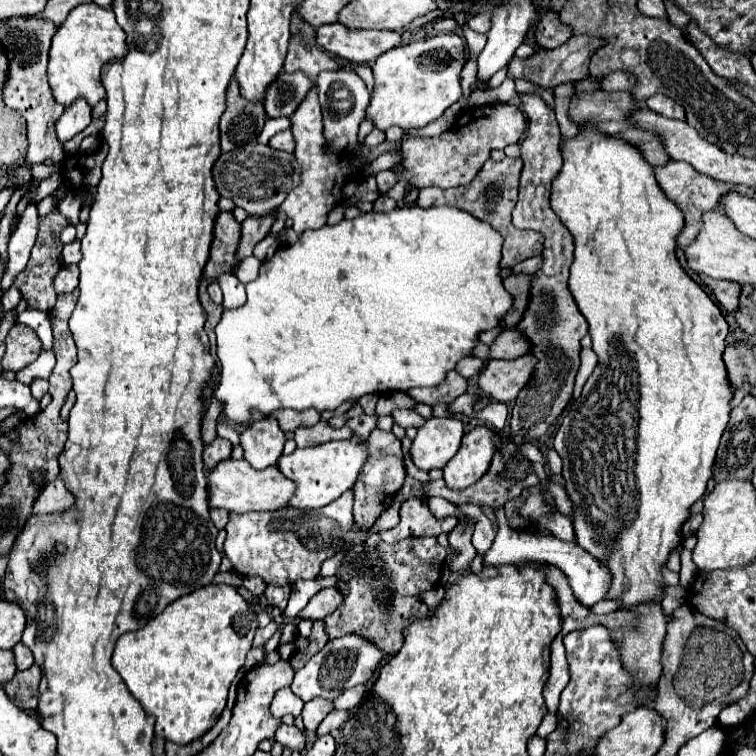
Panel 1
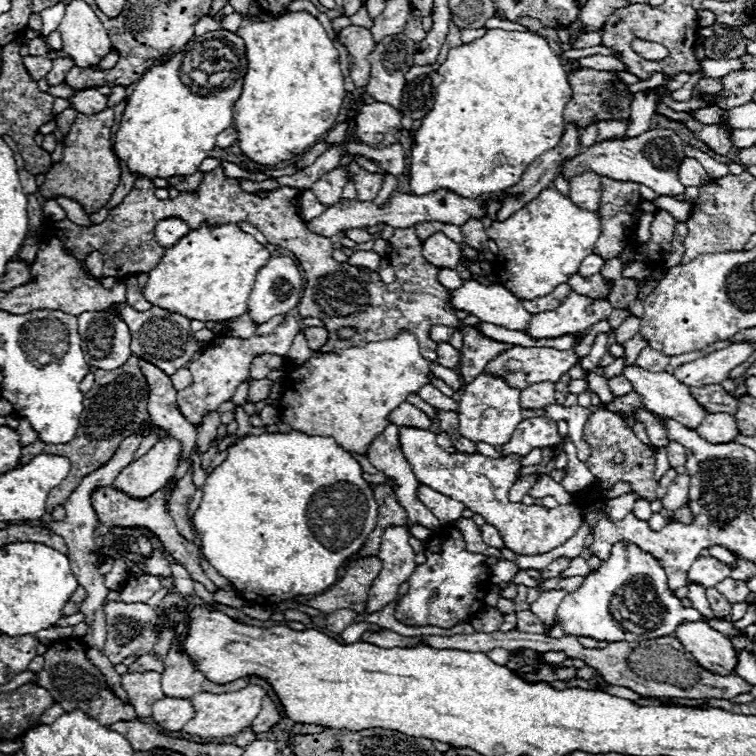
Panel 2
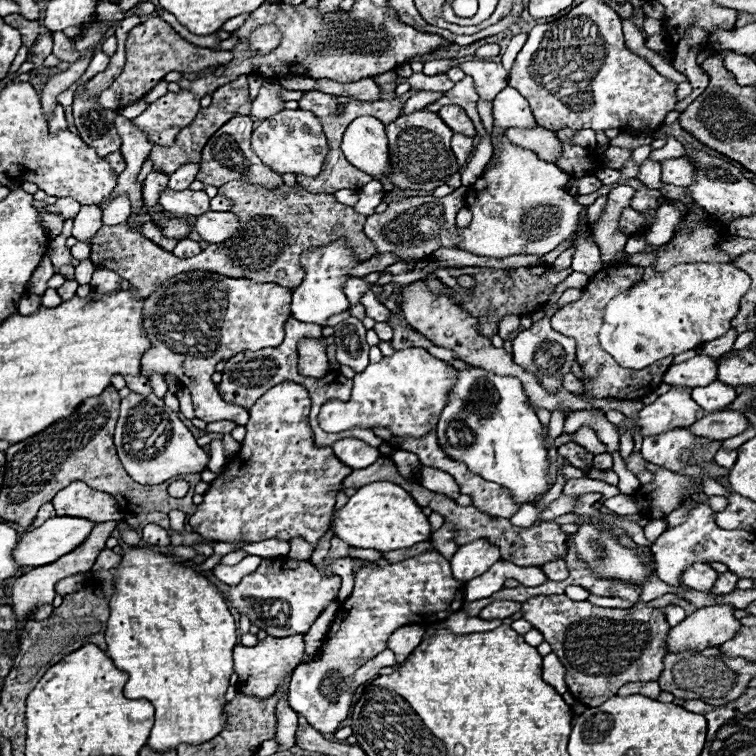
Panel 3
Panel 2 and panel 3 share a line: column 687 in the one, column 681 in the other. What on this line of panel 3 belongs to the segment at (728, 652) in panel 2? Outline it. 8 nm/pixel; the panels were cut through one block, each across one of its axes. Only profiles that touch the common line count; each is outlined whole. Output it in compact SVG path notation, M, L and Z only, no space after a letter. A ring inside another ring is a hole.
M716 604L698 608L686 616L676 628L668 632L668 650L704 650L710 646L720 646L726 640L734 638L740 630L740 620L734 618L730 604Z

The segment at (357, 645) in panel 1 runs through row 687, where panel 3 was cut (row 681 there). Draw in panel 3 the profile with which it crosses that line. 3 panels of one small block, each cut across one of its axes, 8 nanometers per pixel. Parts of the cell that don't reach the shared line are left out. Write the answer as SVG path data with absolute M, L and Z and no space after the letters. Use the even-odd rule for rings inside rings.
M428 552L390 566L358 570L354 592L344 600L318 652L292 672L288 692L292 710L300 712L318 732L334 734L354 704L356 690L348 690L354 672L386 650L390 634L406 624L436 624L460 610L462 604L464 584L452 578L450 562L440 552Z

